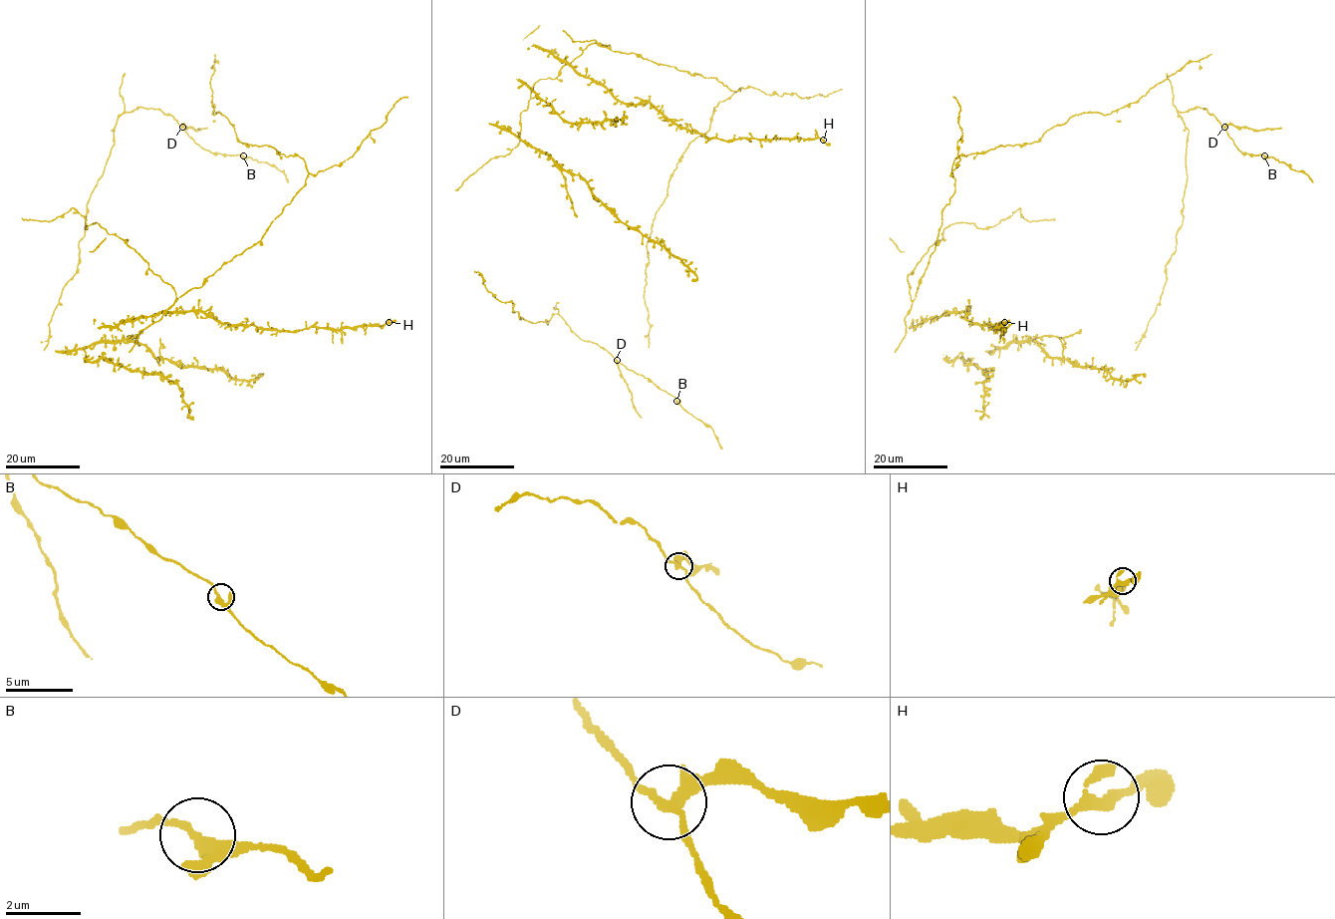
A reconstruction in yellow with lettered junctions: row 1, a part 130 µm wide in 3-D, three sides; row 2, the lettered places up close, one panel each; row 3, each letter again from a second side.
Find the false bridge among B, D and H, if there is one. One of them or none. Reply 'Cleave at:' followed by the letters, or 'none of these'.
Cleave at: D

